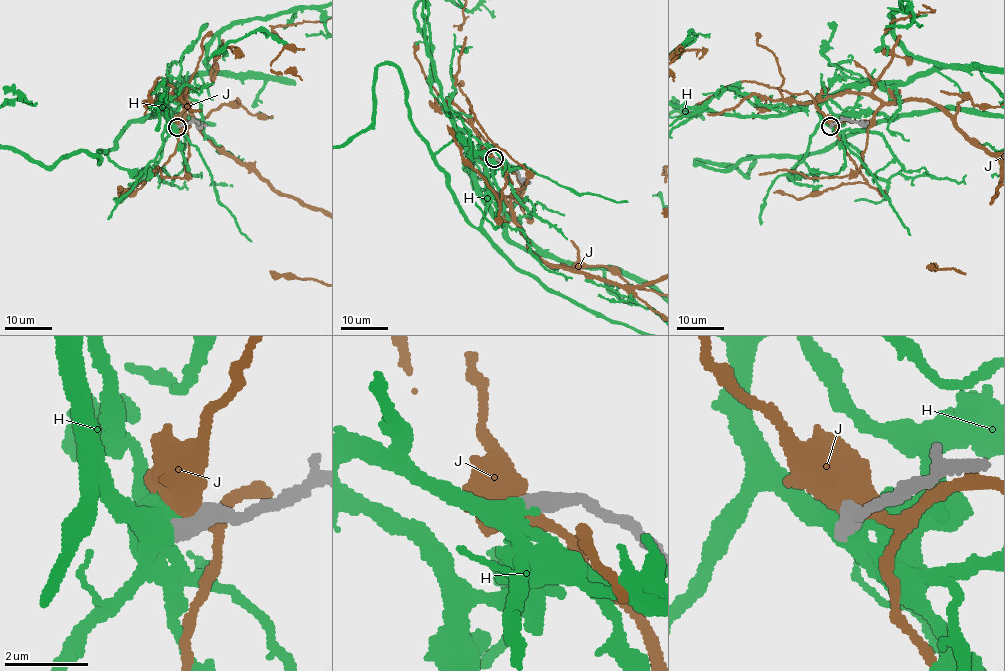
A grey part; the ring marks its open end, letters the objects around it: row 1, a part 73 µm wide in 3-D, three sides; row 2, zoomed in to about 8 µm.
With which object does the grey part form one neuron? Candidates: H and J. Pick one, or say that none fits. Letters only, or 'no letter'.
H

